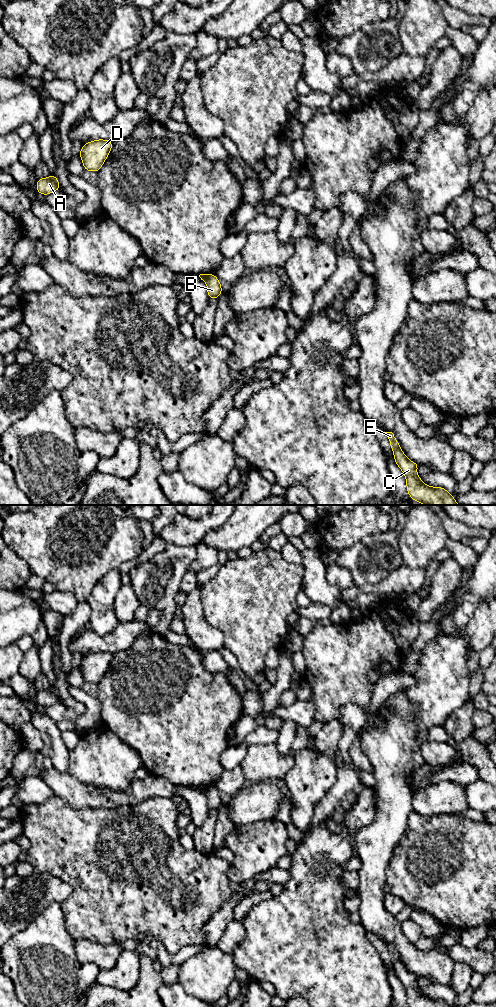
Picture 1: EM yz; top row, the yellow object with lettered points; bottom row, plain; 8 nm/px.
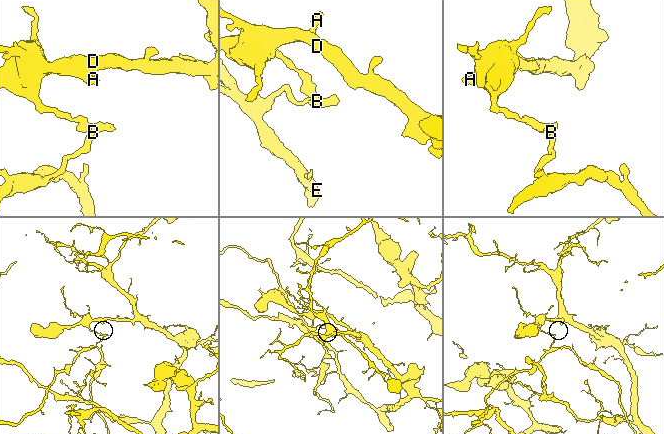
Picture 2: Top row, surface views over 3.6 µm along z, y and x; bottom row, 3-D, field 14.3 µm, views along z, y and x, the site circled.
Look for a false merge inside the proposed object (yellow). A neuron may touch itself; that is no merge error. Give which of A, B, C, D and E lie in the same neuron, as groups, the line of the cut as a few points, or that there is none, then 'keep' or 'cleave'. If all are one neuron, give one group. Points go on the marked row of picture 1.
A D / B C E | yz (208, 275), (206, 282) | cleave

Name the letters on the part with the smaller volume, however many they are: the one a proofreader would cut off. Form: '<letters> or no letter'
B, C, E

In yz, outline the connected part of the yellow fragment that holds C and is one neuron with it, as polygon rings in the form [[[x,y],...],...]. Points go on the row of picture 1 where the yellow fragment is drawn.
[[[385,432],[393,454],[394,461],[406,478],[407,492],[413,501],[424,505],[459,505],[454,497],[443,487],[432,487],[424,484],[416,473],[419,464],[409,460],[392,432]]]

